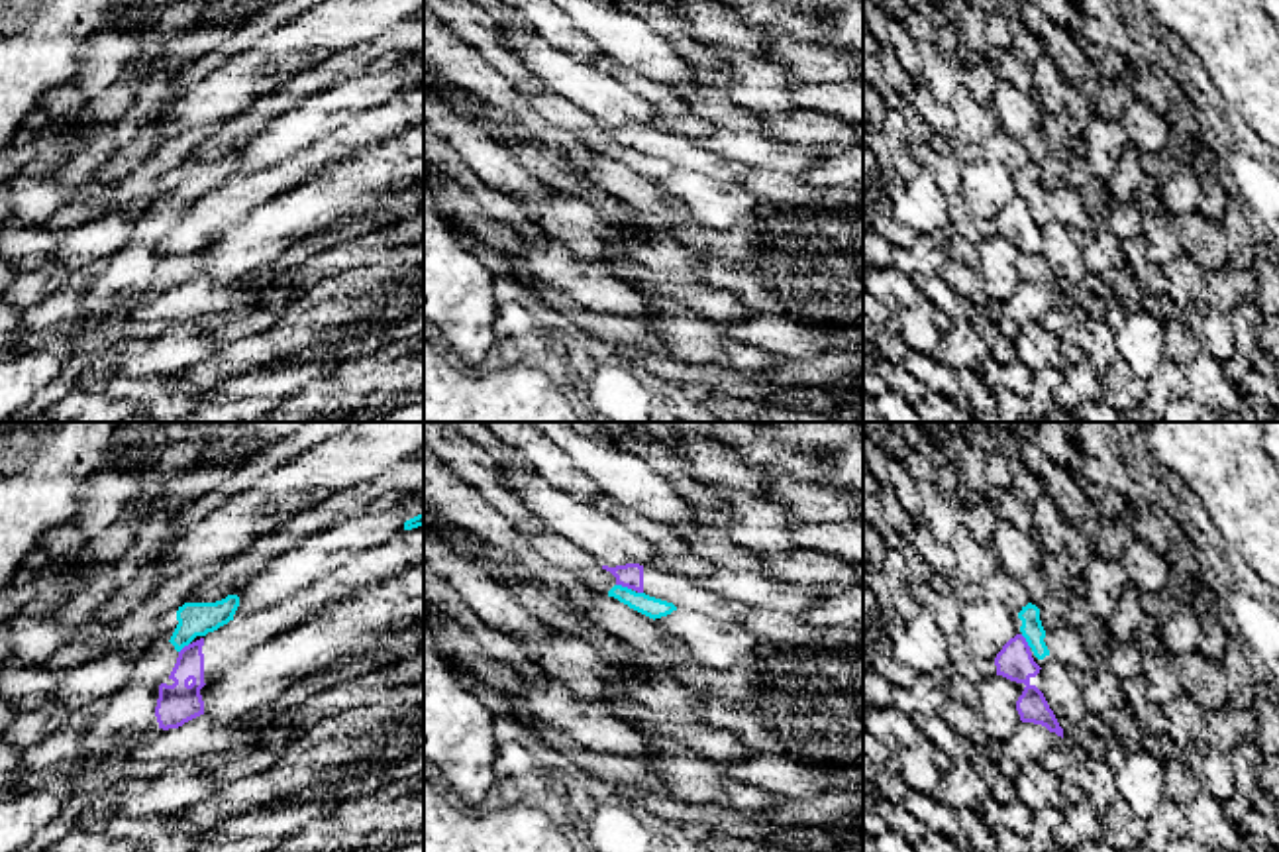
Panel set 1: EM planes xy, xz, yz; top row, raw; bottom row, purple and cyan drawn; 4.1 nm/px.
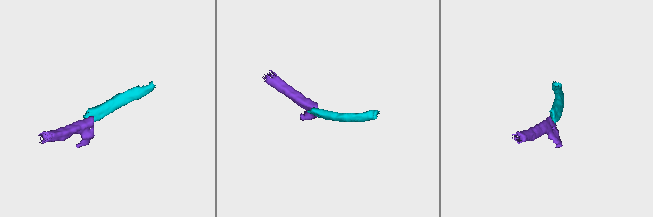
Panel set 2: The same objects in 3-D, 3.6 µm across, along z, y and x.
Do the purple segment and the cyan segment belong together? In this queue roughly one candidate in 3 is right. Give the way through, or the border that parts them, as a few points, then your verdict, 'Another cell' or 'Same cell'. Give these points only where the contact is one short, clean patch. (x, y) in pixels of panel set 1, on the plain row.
Boundary: xz (616, 144), (630, 150). Another cell

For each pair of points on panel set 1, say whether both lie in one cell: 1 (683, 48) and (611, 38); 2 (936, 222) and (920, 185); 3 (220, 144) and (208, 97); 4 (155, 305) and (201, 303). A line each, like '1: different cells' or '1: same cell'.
1: different cells
2: same cell
3: different cells
4: same cell

